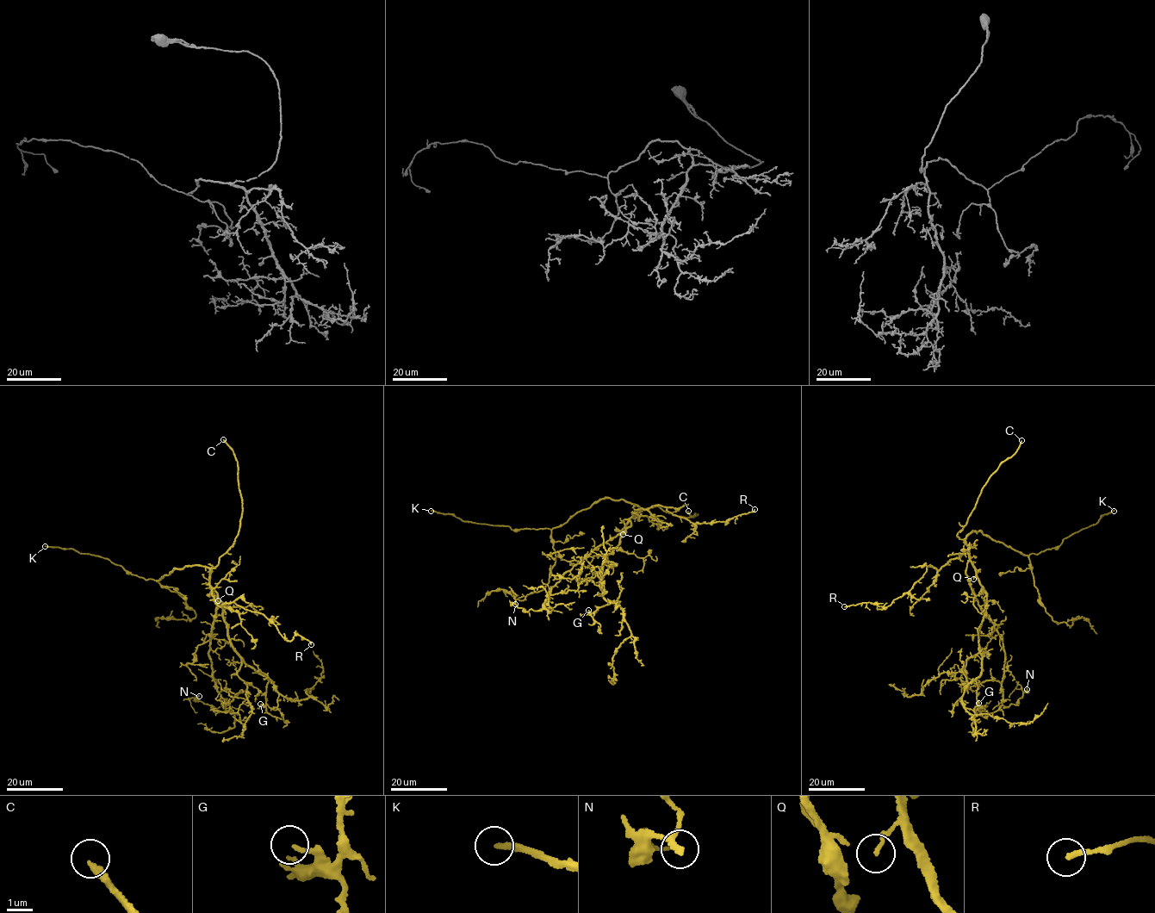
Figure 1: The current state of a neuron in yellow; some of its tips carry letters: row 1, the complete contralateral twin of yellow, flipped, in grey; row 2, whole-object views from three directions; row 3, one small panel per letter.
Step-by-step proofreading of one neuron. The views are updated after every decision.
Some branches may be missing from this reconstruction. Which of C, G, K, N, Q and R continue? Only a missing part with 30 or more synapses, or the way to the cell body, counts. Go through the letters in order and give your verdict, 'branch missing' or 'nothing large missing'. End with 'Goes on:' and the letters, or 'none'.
C: branch missing
G: nothing large missing
K: branch missing
N: nothing large missing
Q: nothing large missing
R: nothing large missing
Goes on: C, K

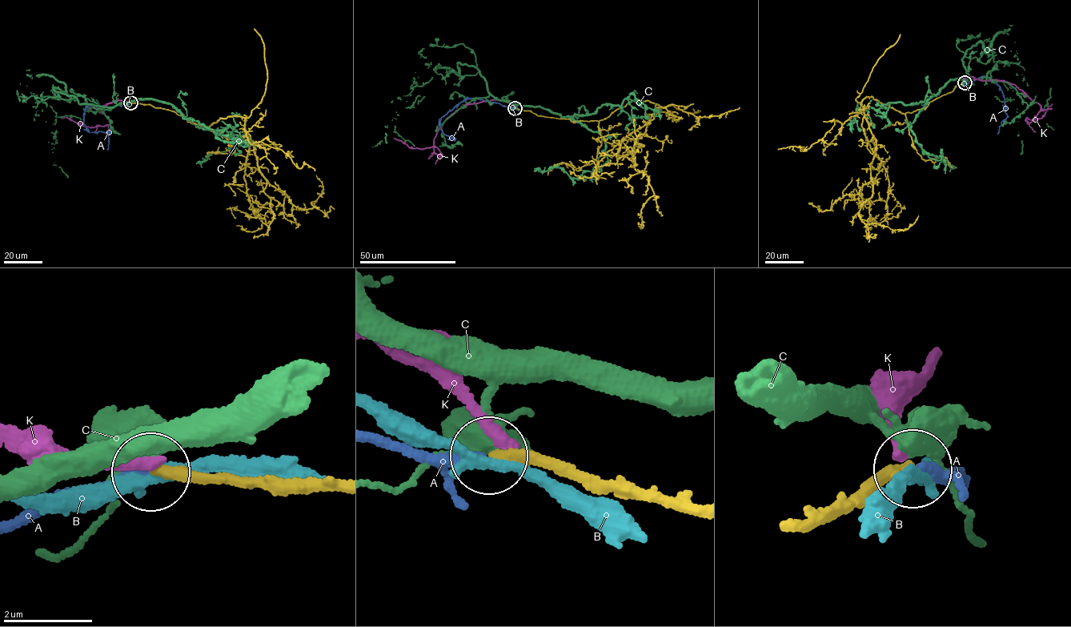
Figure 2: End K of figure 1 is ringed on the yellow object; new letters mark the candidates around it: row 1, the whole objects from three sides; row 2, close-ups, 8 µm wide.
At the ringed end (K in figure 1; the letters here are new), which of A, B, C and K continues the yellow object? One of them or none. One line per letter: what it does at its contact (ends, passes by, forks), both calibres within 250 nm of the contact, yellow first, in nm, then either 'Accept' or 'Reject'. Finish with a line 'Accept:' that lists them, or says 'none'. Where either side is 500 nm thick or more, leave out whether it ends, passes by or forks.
A: It passes by. Thickness 240 nm (yellow) against 150 nm. Accept
B: It forks there. Thickness 280 nm (yellow) against 200 nm. Reject
C: It forks there. Thickness 260 nm (yellow) against 420 nm. Reject
K: It ends there. Thickness 280 nm (yellow) against 240 nm. Reject
Accept: A

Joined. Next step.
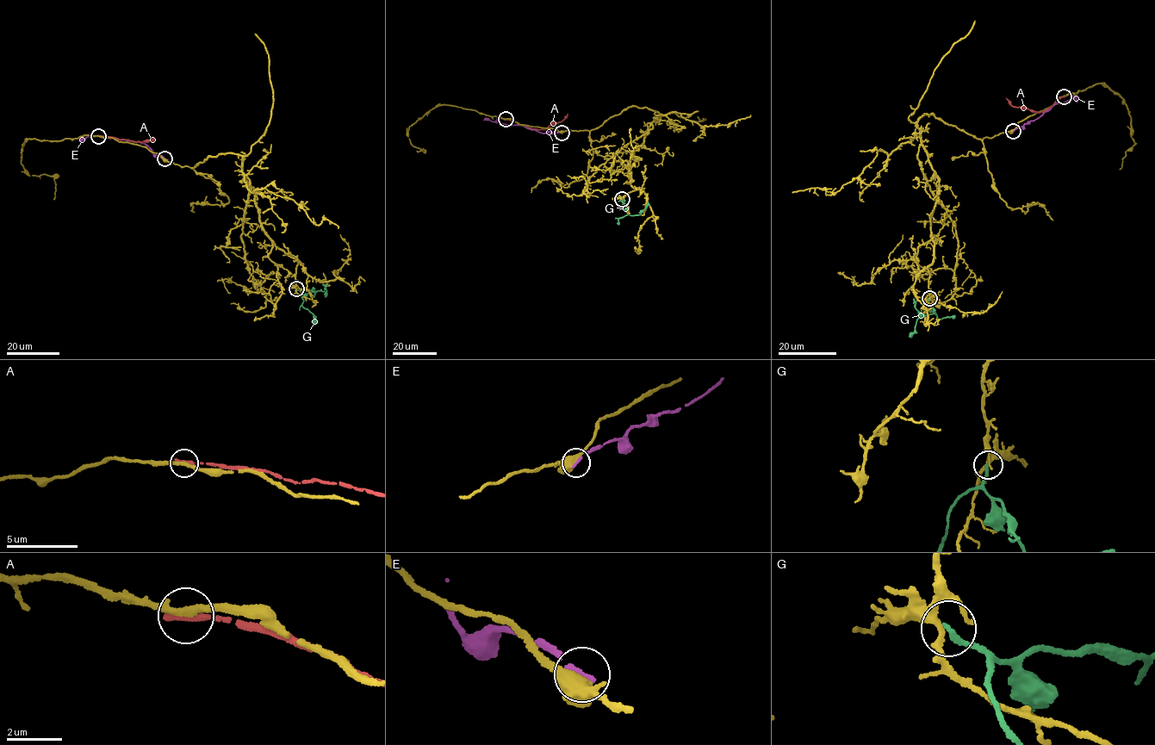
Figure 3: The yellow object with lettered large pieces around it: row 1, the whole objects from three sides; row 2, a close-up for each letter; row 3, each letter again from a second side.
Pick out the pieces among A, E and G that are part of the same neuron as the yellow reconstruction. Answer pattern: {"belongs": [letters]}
{"belongs": []}

